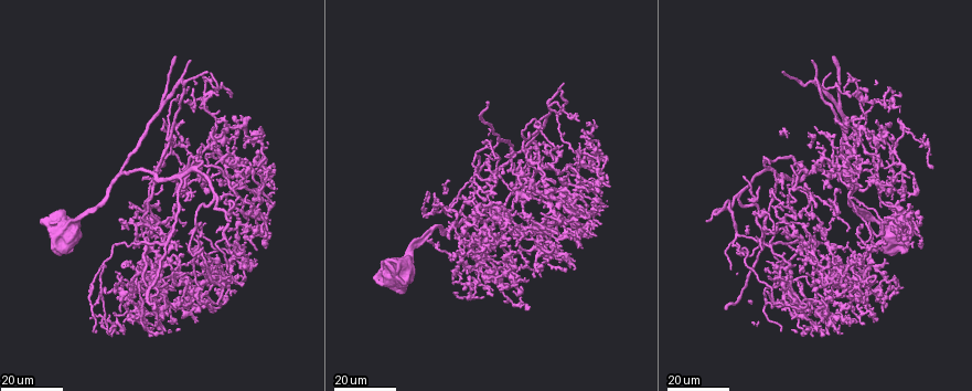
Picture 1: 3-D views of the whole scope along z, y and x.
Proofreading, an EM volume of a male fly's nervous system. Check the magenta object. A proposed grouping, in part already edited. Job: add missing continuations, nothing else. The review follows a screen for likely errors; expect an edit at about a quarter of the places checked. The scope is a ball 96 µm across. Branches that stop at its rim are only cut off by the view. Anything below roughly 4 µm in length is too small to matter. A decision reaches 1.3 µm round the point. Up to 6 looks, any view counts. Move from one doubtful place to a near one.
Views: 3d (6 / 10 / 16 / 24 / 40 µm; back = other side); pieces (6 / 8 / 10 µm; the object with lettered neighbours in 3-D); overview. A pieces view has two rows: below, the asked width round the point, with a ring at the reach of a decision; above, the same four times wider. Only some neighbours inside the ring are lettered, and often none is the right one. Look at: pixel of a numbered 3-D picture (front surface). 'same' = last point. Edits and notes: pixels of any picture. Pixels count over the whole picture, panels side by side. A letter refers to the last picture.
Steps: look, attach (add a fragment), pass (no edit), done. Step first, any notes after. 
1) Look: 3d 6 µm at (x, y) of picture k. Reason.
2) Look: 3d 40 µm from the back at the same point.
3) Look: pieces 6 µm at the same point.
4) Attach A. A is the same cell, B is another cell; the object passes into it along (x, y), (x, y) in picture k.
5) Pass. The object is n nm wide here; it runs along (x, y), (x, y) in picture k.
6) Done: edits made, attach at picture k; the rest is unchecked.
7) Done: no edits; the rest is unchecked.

Look: 3d 16 µm at (909, 173) of picture 1.

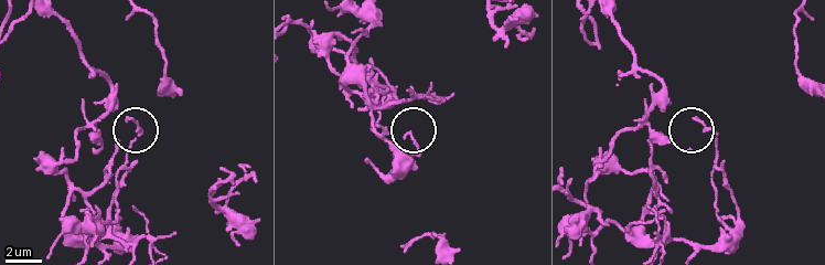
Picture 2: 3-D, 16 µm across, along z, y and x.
Look: pieces 8 µm at (126, 121) of picture 2.

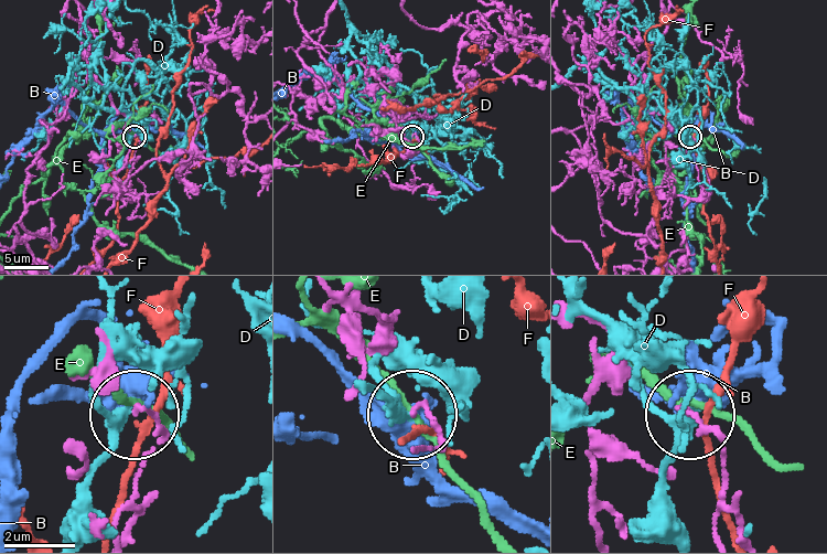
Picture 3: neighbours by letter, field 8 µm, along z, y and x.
Pass. B, D, E and F are other cells; no lettered fragment goes on from it.

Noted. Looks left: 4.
Look: 3d 16 µm at (242, 232) of picture 1. Branch stops here.

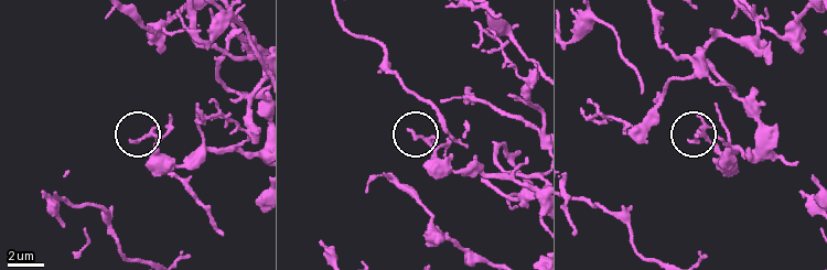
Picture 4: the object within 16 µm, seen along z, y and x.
Look: pieces 6 µm at (132, 142) of picture 4.

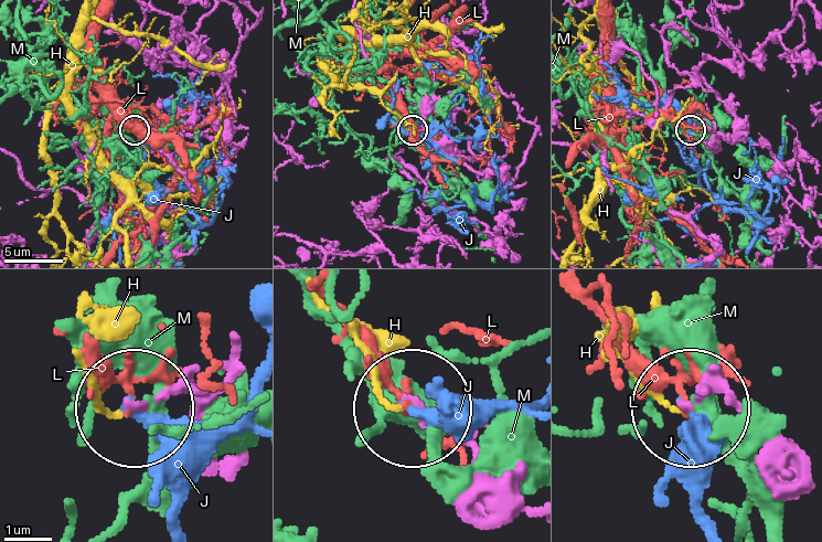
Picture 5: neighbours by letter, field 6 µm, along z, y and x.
Pass. H, J, L and M are other cells; no lettered fragment goes on from it.

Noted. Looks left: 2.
Look: 3d 16 µm at (513, 253) of picture 1. Tapers out.

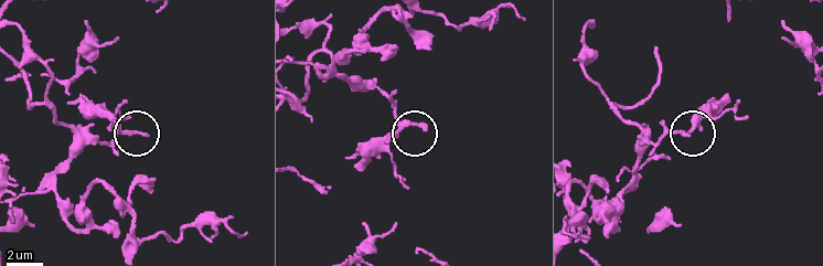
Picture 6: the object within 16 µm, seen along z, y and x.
Look: pieces 6 µm at (423, 129) of picture 6. What lies round it.

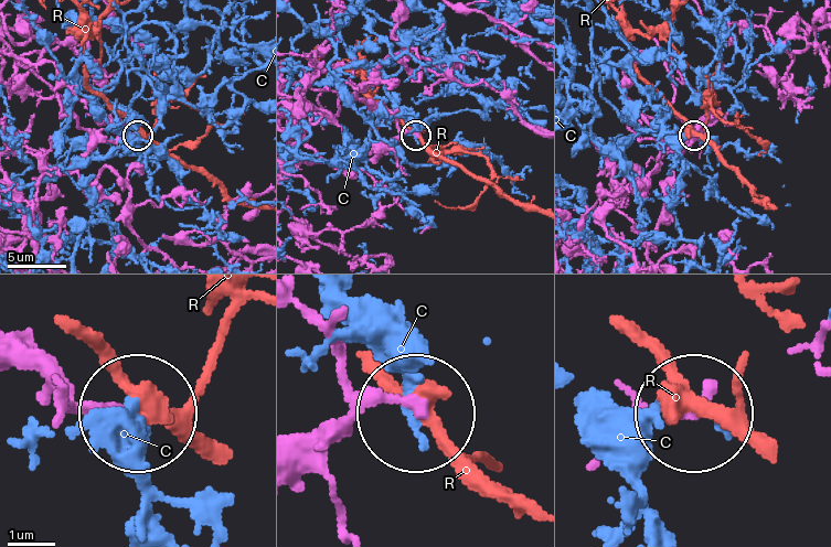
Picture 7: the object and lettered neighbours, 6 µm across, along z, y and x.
Pass. C and R are other cells; it runs along (60, 419), (67, 407), (130, 407) in picture 7; none of them fits.

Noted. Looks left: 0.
Done: no edits; the rest is unchecked.

